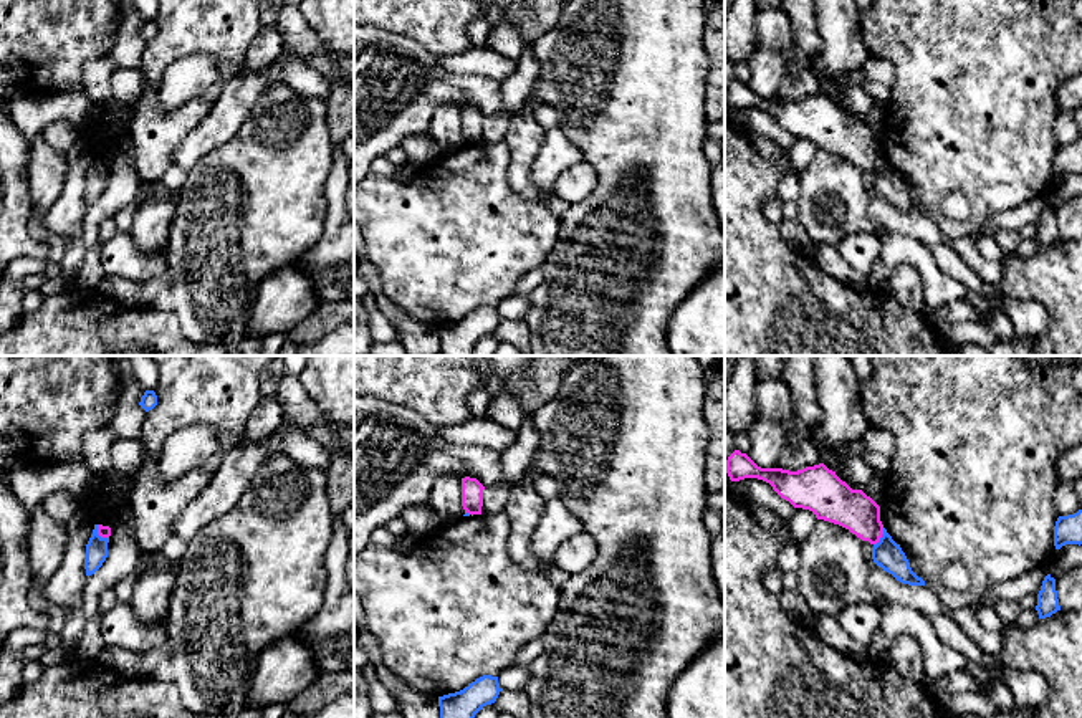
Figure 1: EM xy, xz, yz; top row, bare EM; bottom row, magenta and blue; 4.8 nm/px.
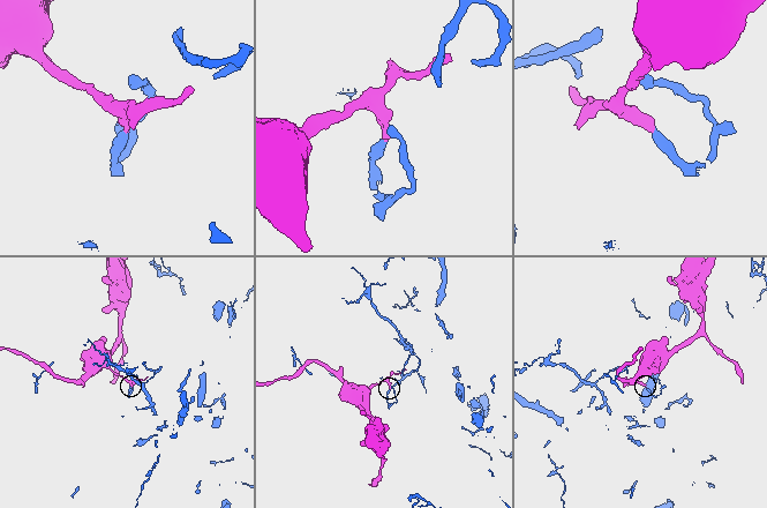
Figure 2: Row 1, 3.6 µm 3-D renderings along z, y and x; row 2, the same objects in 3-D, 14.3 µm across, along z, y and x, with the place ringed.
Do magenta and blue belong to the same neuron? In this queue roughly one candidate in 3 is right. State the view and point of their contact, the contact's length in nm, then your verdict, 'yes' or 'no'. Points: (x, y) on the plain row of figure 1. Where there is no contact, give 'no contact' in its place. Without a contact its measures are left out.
meets magenta in yz at (880, 166); contact 100 nm long; no

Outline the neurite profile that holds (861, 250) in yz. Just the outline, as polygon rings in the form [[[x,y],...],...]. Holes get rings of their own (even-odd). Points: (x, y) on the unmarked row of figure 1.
[[[855,233],[837,245],[840,256],[860,275],[869,275],[882,248],[874,233]]]

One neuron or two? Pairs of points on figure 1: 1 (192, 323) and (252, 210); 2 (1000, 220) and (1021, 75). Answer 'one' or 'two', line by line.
1: one
2: two

